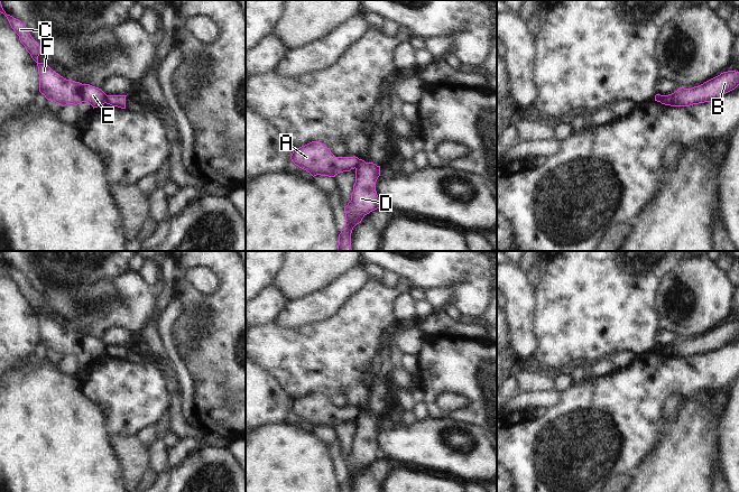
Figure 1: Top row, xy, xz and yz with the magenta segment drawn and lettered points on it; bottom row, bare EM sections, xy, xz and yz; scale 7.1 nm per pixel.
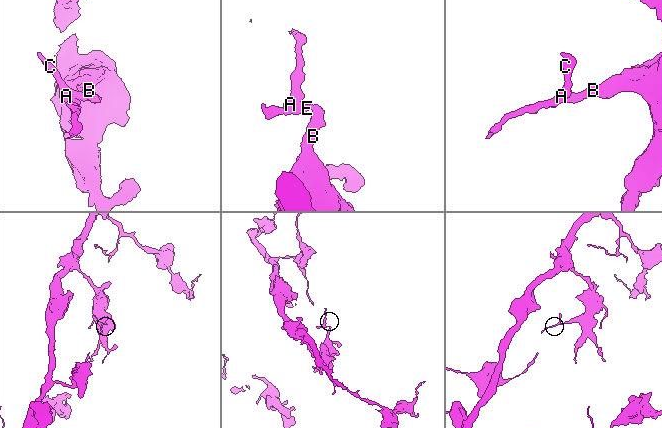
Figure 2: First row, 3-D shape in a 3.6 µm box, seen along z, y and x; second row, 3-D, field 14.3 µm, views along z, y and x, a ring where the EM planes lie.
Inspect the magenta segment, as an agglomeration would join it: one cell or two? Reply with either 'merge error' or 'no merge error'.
merge error

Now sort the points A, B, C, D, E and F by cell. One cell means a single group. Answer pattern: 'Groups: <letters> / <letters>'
Groups: A C E F / B D.

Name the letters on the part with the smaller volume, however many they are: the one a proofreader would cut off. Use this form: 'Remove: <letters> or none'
Remove: A, C, E, F

